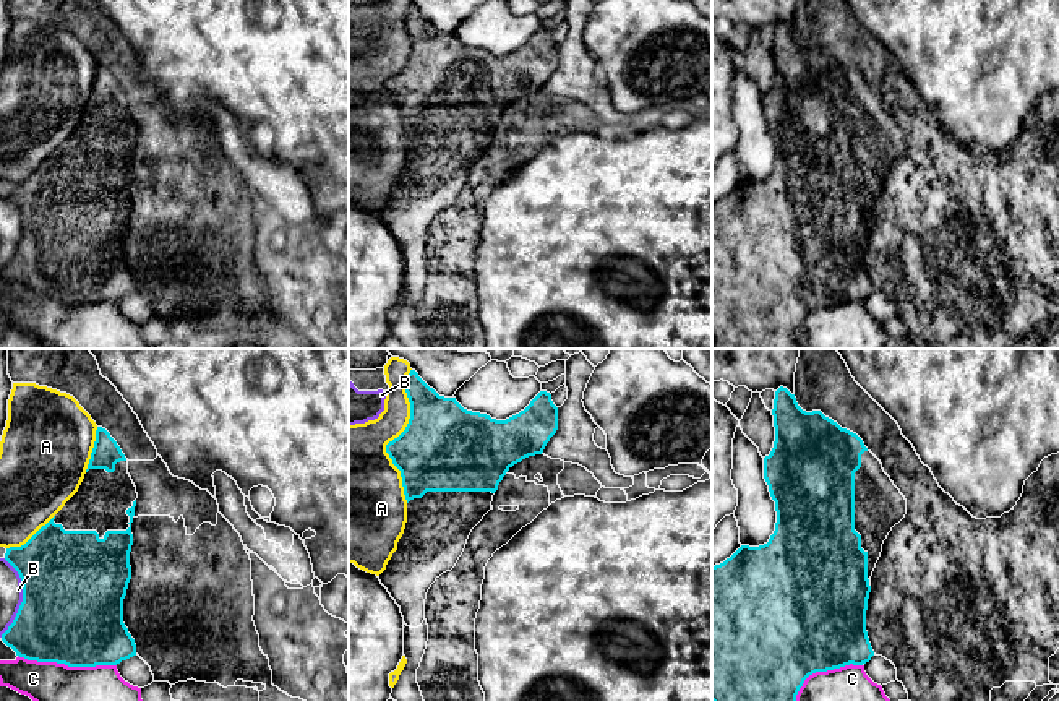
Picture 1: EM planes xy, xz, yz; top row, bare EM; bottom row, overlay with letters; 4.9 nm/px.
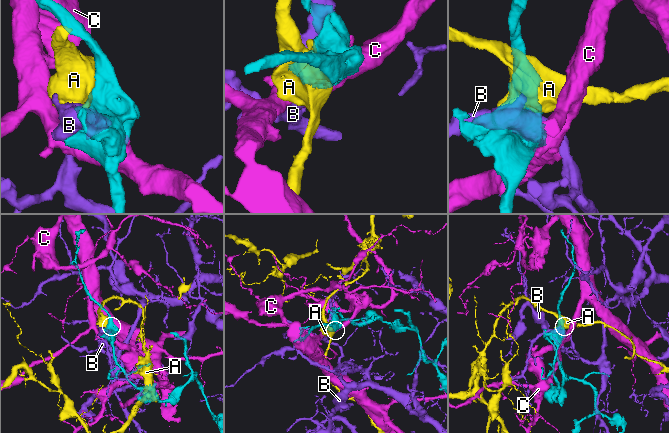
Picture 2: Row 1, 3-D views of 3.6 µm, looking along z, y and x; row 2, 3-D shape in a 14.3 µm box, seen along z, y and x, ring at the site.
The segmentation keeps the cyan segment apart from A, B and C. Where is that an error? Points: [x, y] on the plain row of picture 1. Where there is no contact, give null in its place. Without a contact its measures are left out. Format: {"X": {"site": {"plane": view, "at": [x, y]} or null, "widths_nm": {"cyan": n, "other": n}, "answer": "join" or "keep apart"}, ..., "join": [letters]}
{"A": {"site": {"plane": "xz", "at": [398, 73]}, "widths_nm": {"cyan": 440, "other": 340}, "answer": "keep apart"}, "B": {"site": {"plane": "xy", "at": [23, 234]}, "widths_nm": {"cyan": 500, "other": 110}, "answer": "keep apart"}, "C": {"site": {"plane": "xy", "at": [67, 301]}, "widths_nm": {"cyan": 500, "other": 420}, "answer": "keep apart"}, "join": []}

